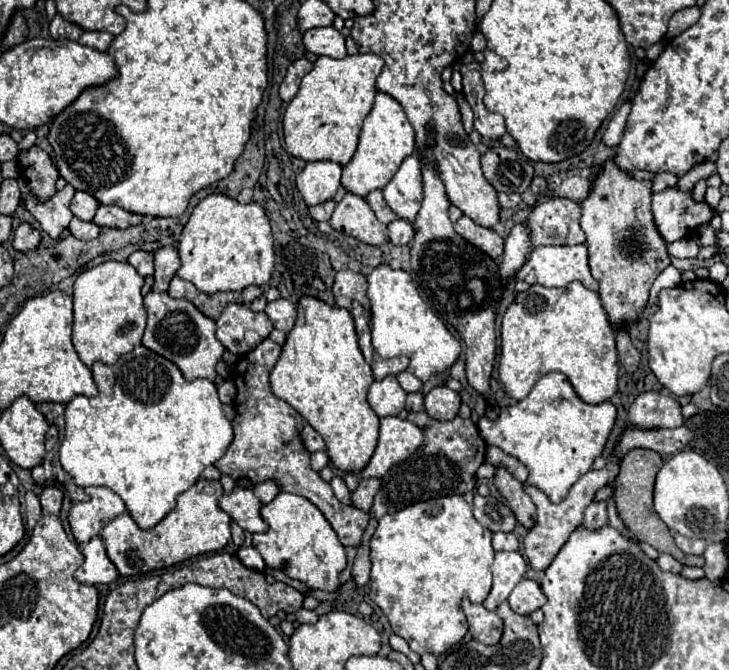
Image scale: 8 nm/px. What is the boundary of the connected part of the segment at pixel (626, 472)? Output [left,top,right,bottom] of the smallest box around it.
[615,450,703,566]

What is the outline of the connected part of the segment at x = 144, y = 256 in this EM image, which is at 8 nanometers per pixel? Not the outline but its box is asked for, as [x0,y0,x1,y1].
[127,250,155,276]

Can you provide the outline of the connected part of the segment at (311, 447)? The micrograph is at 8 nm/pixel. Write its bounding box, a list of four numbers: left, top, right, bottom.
[301,424,325,454]

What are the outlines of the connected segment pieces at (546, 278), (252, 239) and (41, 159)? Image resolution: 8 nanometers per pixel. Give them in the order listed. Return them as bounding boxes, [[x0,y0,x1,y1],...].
[[517,246,597,290],[179,194,273,292],[17,146,59,200]]

